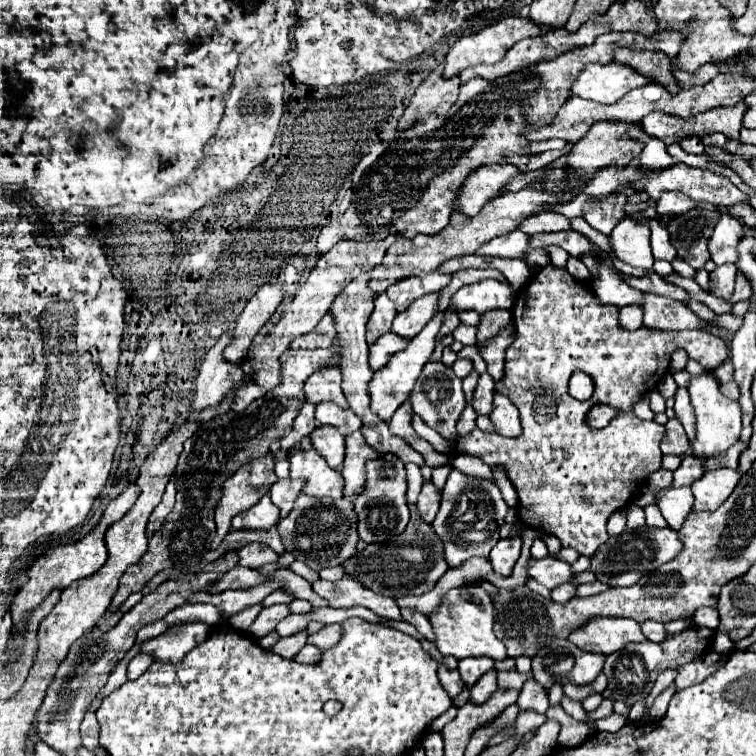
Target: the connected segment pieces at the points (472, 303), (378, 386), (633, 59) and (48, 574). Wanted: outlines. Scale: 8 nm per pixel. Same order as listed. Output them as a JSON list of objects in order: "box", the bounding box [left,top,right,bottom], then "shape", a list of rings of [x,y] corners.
[{"box":[451,279,513,313],"shape":[[[483,279],[473,285],[461,287],[451,303],[457,307],[457,311],[473,309],[477,313],[485,313],[491,309],[511,309],[513,307],[513,289],[507,283],[501,283],[497,279]]]},{"box":[369,313,445,419],"shape":[[[439,313],[437,317],[433,317],[425,329],[407,345],[405,351],[399,351],[399,355],[393,355],[385,367],[381,367],[379,371],[373,373],[373,379],[369,383],[369,395],[371,395],[371,411],[375,415],[379,415],[381,419],[391,419],[391,415],[397,411],[397,407],[407,401],[409,393],[411,393],[411,387],[415,385],[417,377],[421,375],[421,369],[423,365],[429,361],[431,353],[433,353],[433,345],[435,345],[435,337],[439,333],[439,327],[441,327],[441,319],[443,319],[445,313]]]},{"box":[615,47,681,93],"shape":[[[617,47],[615,61],[637,69],[645,77],[663,85],[669,93],[681,91],[681,87],[677,85],[675,77],[673,77],[673,71],[671,71],[671,59],[667,55],[663,55],[663,51],[647,51],[647,49],[639,51],[639,49],[629,49],[629,47]]]},{"box":[11,483,139,625],"shape":[[[131,483],[119,497],[115,497],[115,499],[107,505],[107,509],[105,509],[101,521],[95,525],[95,529],[93,529],[91,533],[87,533],[81,541],[75,541],[75,543],[71,543],[71,545],[57,545],[57,547],[47,549],[41,557],[37,557],[37,559],[29,565],[29,569],[25,571],[27,583],[23,583],[23,585],[19,587],[19,591],[17,591],[15,599],[13,599],[13,605],[11,605],[13,625],[19,625],[21,621],[25,621],[27,613],[33,611],[33,609],[53,591],[53,587],[69,587],[73,581],[85,579],[85,577],[93,575],[95,571],[99,571],[99,569],[105,565],[105,561],[107,561],[105,531],[109,529],[111,523],[115,523],[119,517],[123,517],[123,515],[133,507],[137,495],[139,495],[139,487],[137,487],[135,483]]]}]

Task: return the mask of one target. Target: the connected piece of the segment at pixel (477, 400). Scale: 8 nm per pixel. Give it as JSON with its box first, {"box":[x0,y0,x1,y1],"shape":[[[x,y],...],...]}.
{"box":[473,373,493,415],"shape":[[[489,373],[481,375],[479,377],[479,383],[477,383],[477,389],[475,389],[475,395],[473,395],[473,409],[477,411],[477,415],[489,415],[491,413],[491,403],[493,403],[493,379]]]}

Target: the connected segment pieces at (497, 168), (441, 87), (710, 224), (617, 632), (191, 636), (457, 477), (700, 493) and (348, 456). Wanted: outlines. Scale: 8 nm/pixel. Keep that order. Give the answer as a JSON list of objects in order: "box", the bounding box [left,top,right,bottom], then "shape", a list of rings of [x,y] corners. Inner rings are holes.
[{"box":[459,163,519,217],"shape":[[[489,163],[479,167],[479,171],[473,171],[473,175],[467,175],[463,191],[459,191],[459,213],[469,217],[477,215],[515,173],[519,173],[519,169],[509,163]]]},{"box":[399,65,459,131],"shape":[[[443,65],[429,73],[429,77],[419,85],[415,97],[405,109],[403,119],[399,121],[399,131],[415,125],[415,121],[425,113],[447,113],[447,109],[455,103],[459,95],[459,75],[455,79],[443,79]]]},{"box":[667,209,719,269],"shape":[[[691,209],[683,215],[677,215],[667,225],[671,235],[671,243],[677,249],[677,257],[687,261],[693,269],[701,269],[709,259],[707,237],[715,227],[715,219],[719,219],[719,211],[705,211],[705,209]]]},{"box":[569,619,645,655],"shape":[[[591,619],[583,627],[575,629],[569,635],[579,649],[591,653],[609,655],[613,651],[623,649],[631,641],[645,641],[641,627],[633,619]]]},{"box":[141,623,211,663],"shape":[[[187,623],[177,627],[177,631],[173,629],[171,633],[145,641],[141,645],[141,651],[155,655],[157,661],[175,663],[181,659],[181,655],[187,655],[187,651],[199,645],[209,635],[209,629],[211,627],[207,623]]]},{"box":[433,471,507,567],"shape":[[[451,471],[445,487],[441,509],[433,521],[435,533],[445,543],[445,559],[449,567],[457,567],[471,557],[487,557],[493,545],[501,539],[499,529],[505,525],[507,503],[495,481],[491,479],[471,479],[461,471]]]},{"box":[691,469,741,511],"shape":[[[719,469],[719,471],[707,471],[703,479],[695,481],[691,485],[693,489],[693,509],[695,511],[715,511],[727,495],[737,487],[741,475],[731,469]]]},{"box":[343,431,379,495],"shape":[[[355,431],[353,435],[349,435],[345,439],[345,463],[343,463],[343,479],[345,479],[345,487],[343,487],[343,495],[359,495],[359,491],[363,489],[363,483],[367,481],[367,473],[365,473],[365,463],[371,459],[377,459],[379,453],[375,449],[371,449],[361,431]]]}]

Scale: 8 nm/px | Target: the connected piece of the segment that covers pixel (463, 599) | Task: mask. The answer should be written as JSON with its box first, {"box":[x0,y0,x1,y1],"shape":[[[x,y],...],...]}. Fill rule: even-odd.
{"box":[429,585,505,659],"shape":[[[479,585],[457,587],[445,593],[439,607],[429,613],[429,623],[435,633],[437,649],[443,655],[453,655],[457,659],[487,655],[491,659],[505,659],[505,645],[493,633],[493,607],[489,595]]]}

